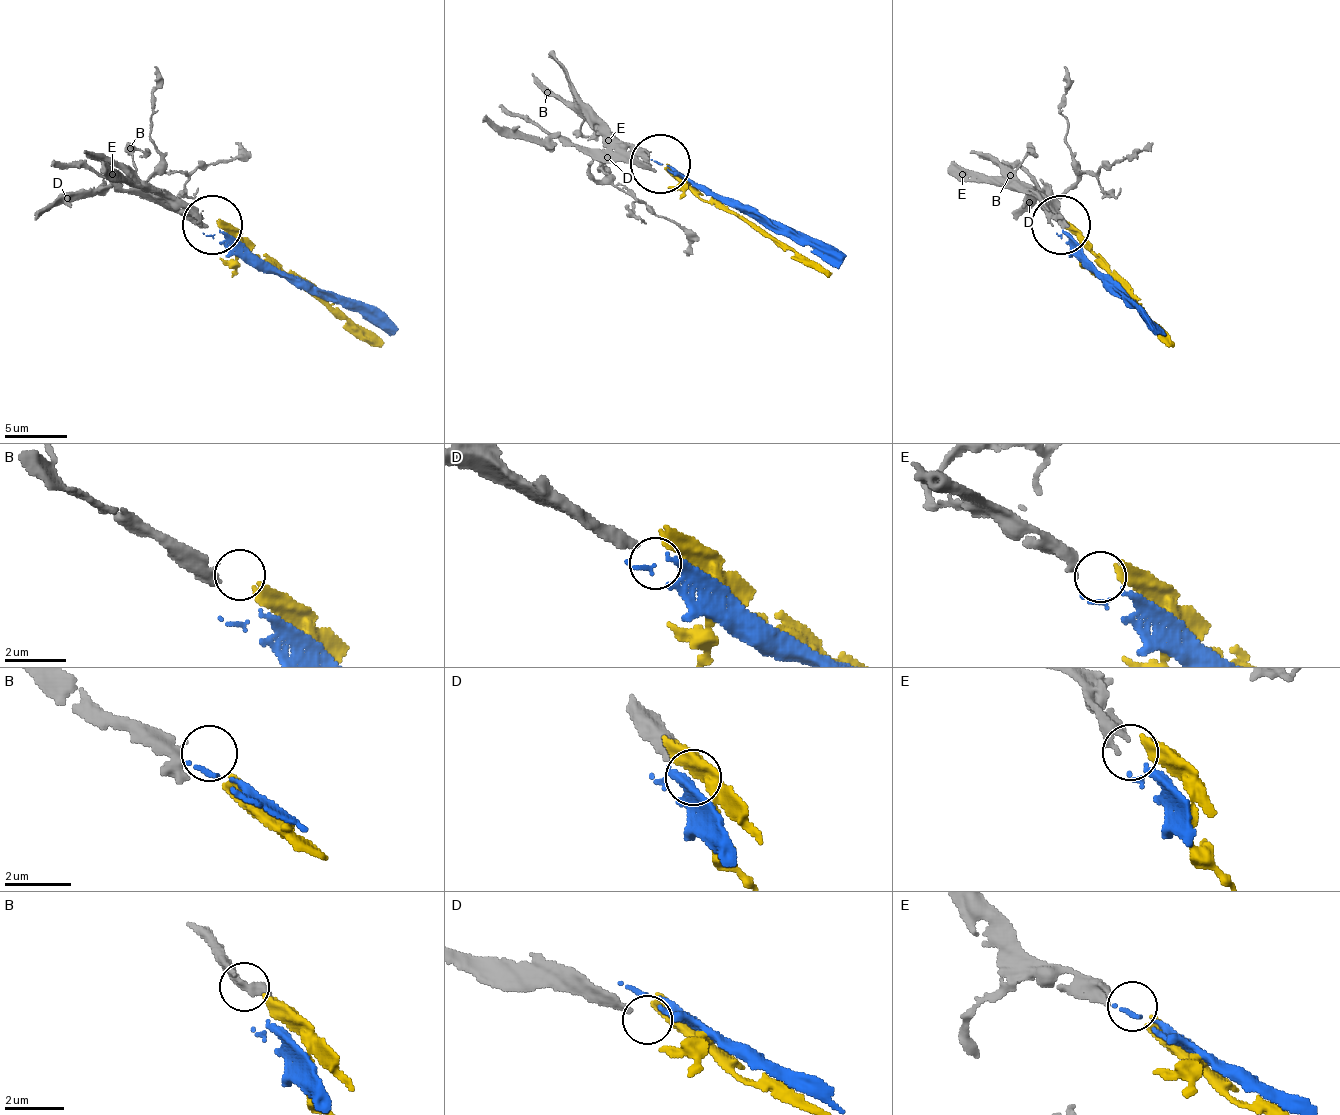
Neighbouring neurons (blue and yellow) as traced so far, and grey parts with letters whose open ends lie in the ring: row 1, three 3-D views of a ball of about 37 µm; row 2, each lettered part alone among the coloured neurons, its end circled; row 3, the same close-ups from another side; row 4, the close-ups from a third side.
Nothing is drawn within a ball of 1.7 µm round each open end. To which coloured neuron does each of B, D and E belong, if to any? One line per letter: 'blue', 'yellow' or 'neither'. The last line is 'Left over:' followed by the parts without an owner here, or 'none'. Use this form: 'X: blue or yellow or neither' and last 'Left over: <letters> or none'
B: yellow
D: neither
E: blue
Left over: D

